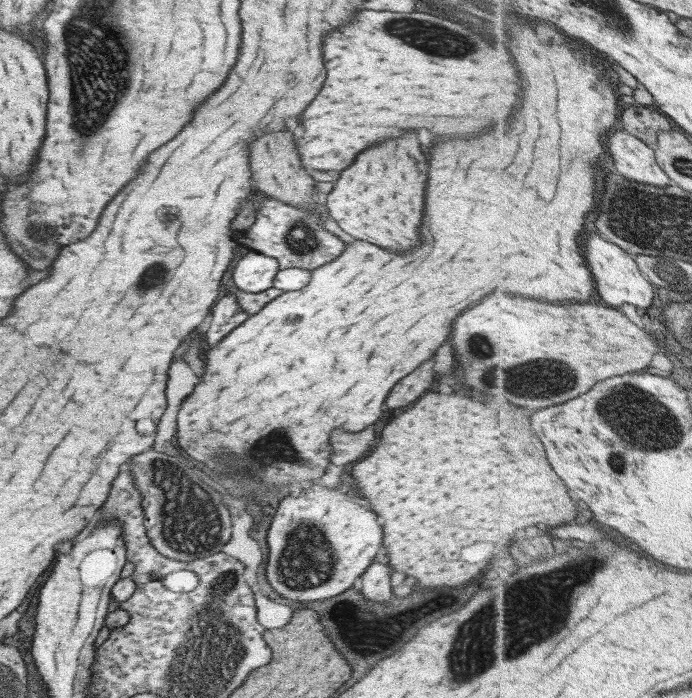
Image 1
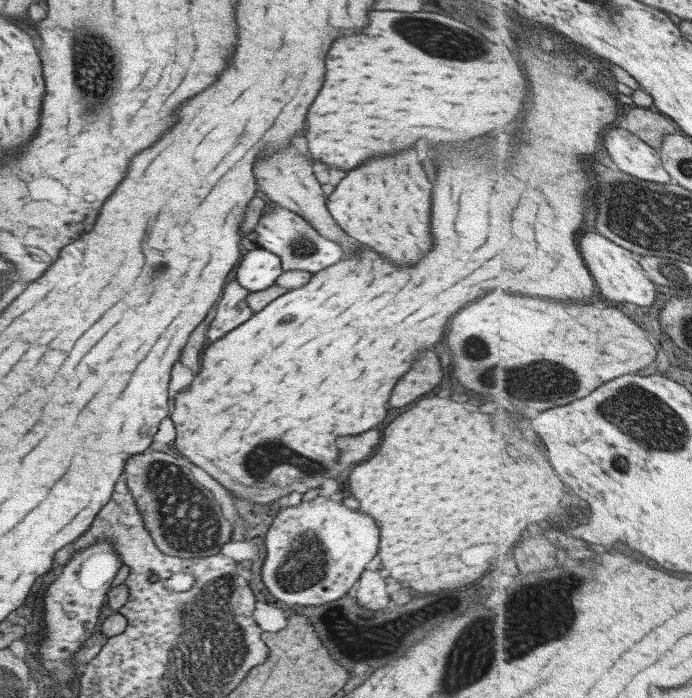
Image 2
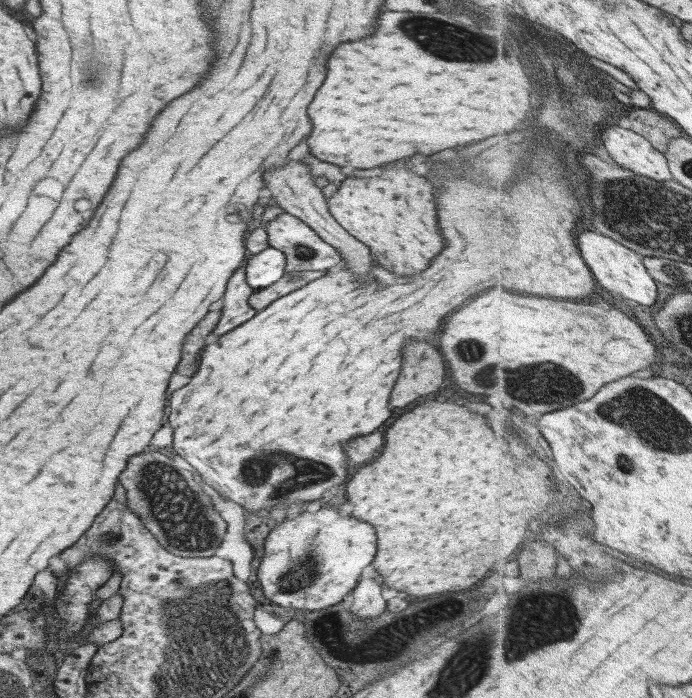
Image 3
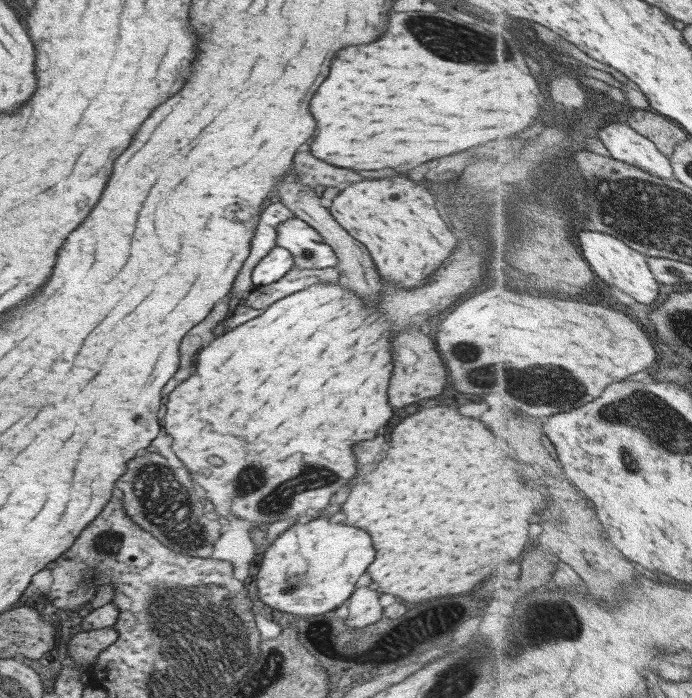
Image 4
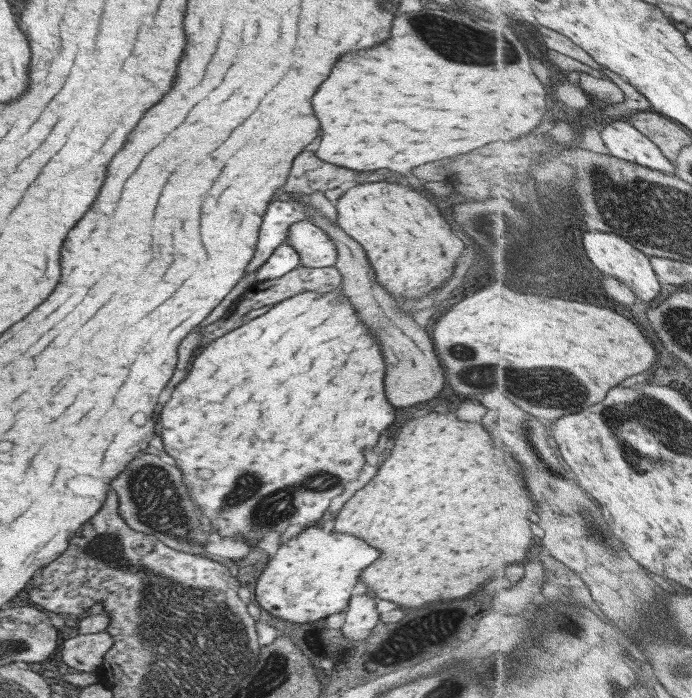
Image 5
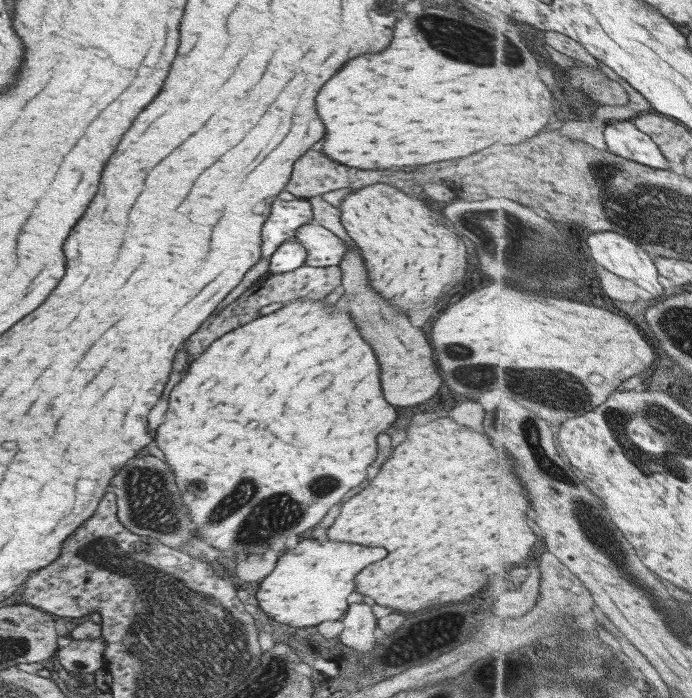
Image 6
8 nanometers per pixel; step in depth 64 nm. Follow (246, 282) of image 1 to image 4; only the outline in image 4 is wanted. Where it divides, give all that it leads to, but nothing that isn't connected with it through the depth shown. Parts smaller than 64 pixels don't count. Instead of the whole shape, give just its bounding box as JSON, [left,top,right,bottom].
[250,245,292,286]

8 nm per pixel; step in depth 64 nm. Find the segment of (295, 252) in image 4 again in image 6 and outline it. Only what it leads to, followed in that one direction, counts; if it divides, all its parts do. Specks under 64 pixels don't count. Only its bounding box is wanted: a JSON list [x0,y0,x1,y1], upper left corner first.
[291,222,347,268]

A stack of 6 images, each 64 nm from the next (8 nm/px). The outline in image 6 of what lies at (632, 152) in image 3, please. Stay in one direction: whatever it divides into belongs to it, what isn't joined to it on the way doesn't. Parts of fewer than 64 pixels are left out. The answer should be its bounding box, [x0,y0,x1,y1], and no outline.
[605,121,671,170]

